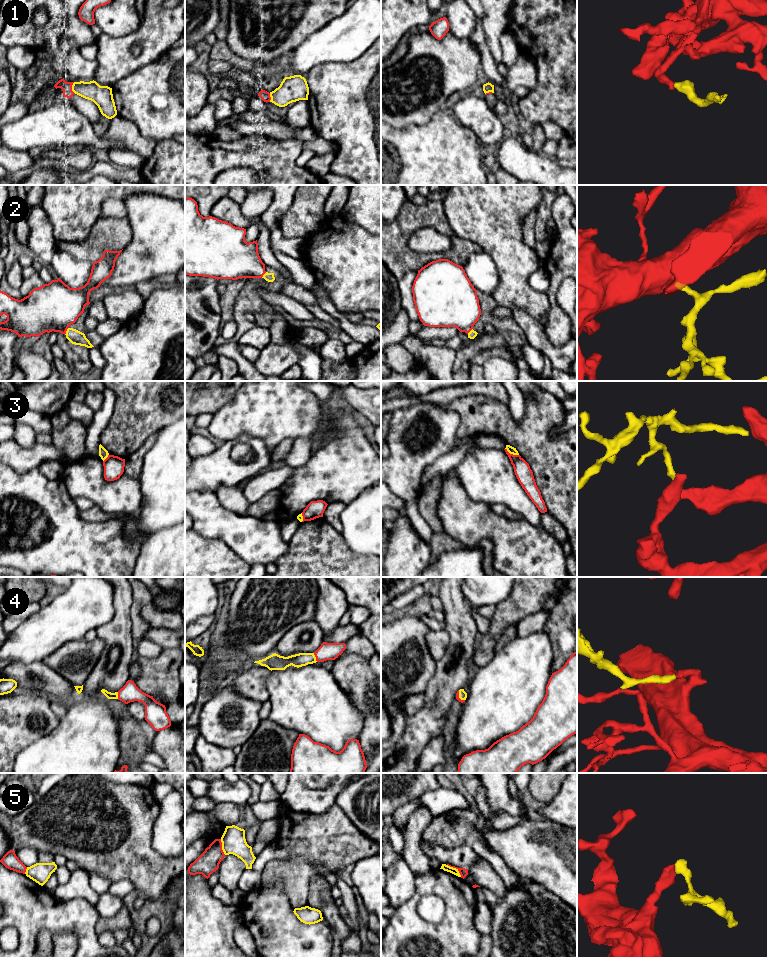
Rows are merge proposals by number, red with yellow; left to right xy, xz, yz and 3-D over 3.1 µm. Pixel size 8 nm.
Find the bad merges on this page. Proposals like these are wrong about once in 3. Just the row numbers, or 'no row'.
3, 5

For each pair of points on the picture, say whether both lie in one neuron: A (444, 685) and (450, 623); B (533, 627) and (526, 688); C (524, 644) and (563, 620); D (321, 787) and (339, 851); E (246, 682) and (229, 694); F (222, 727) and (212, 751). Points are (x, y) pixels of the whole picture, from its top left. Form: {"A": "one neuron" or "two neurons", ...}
{"A": "one neuron", "B": "two neurons", "C": "two neurons", "D": "two neurons", "E": "two neurons", "F": "two neurons"}

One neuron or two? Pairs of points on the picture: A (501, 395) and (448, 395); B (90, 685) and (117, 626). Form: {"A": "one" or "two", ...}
{"A": "one", "B": "one"}

